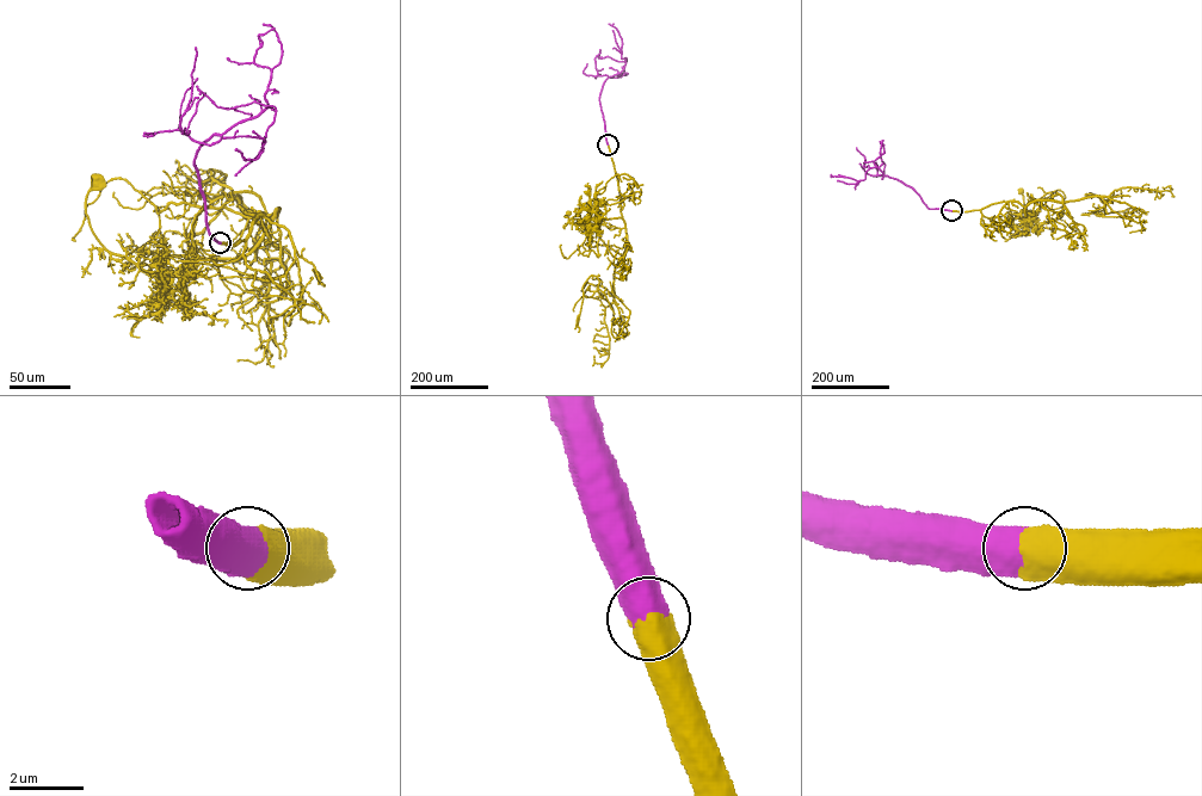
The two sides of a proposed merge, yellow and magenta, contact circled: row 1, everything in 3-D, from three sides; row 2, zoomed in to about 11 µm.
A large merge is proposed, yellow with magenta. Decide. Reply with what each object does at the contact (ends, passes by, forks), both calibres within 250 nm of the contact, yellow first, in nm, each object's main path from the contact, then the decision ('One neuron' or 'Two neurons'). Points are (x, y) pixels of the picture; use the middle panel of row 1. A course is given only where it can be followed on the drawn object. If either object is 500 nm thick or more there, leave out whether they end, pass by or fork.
Thickness 750 nm (yellow) against 800 nm. Course of yellow: (608, 144), (617, 177), (622, 217), (573, 218), (565, 216), (568, 214). Course of magenta: (608, 144), (599, 97), (605, 80), (620, 73), (626, 62), (621, 59), (621, 38), (609, 24). One neuron

